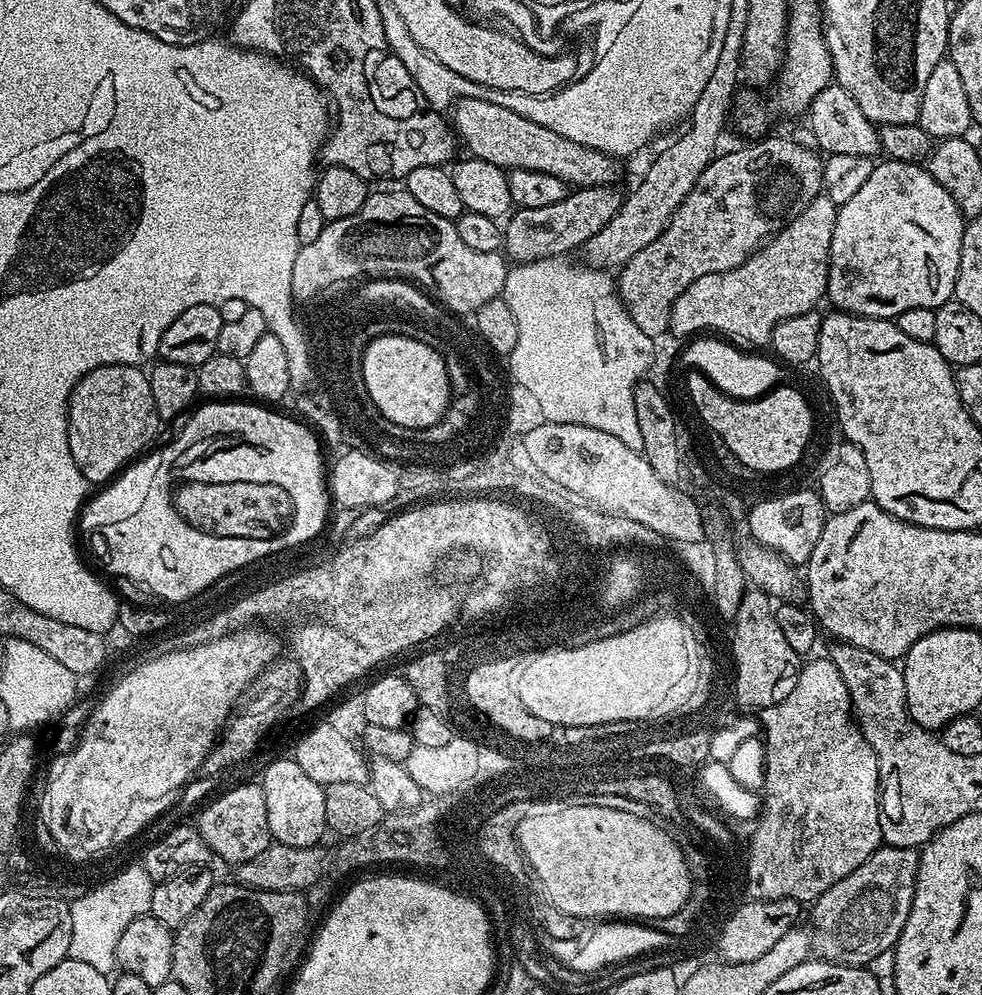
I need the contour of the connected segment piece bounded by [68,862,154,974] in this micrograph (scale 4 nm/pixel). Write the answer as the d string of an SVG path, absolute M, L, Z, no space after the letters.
M140 862L114 873L109 880L101 879L96 884L99 891L76 904L69 957L78 962L86 962L86 966L94 966L94 970L99 972L111 973L111 968L117 967L116 947L118 938L122 938L122 930L126 930L126 926L130 926L130 922L134 922L139 916L150 913L153 883L150 874Z

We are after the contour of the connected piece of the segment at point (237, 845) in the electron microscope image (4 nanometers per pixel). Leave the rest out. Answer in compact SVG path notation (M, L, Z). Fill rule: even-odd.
M259 783L240 784L229 792L221 794L217 800L212 800L200 812L200 817L194 820L202 838L213 857L218 861L225 860L229 866L248 864L258 854L262 854L273 843L270 834L270 822L266 822L266 798L264 789Z

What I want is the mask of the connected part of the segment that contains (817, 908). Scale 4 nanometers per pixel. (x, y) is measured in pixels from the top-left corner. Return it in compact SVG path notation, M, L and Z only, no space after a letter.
M881 846L858 870L823 892L811 905L810 931L815 955L832 964L858 968L867 966L878 954L893 951L912 909L918 865L917 849Z

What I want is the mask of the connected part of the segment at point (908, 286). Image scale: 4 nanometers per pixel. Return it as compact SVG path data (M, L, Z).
M885 159L884 164L877 163L872 169L869 180L862 185L858 194L850 198L850 202L839 205L834 222L834 234L830 242L830 262L828 263L828 290L827 299L833 300L835 307L841 312L850 312L858 316L874 316L877 318L895 318L902 314L902 310L915 308L941 308L947 300L953 299L958 278L958 262L962 250L962 238L966 218L958 210L954 198L928 173L927 167L907 160Z

